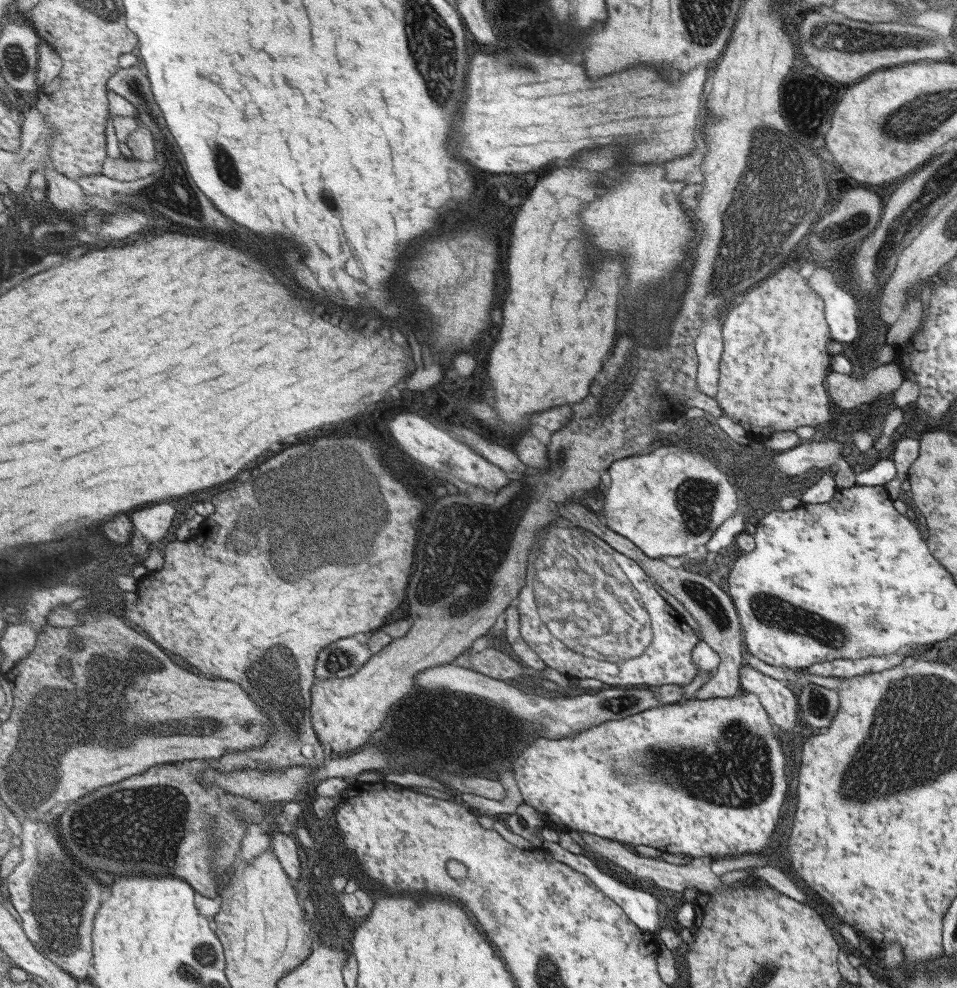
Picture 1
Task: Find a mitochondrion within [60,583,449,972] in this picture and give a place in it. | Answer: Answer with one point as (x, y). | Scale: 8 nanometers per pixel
(101, 835)

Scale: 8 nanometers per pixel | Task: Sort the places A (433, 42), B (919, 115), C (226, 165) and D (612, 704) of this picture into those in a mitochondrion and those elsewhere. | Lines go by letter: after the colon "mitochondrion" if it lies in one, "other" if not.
A: mitochondrion
B: mitochondrion
C: mitochondrion
D: mitochondrion

